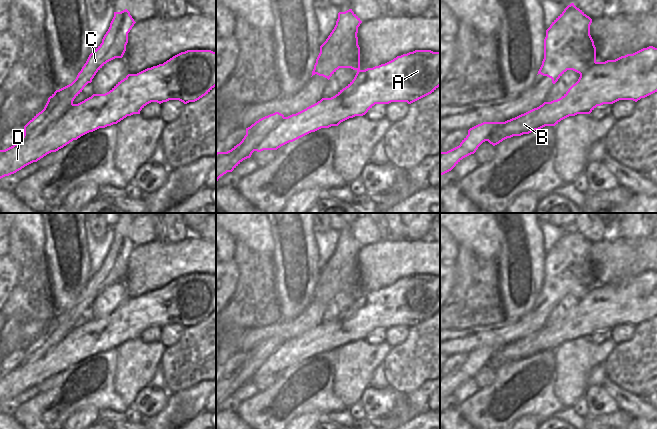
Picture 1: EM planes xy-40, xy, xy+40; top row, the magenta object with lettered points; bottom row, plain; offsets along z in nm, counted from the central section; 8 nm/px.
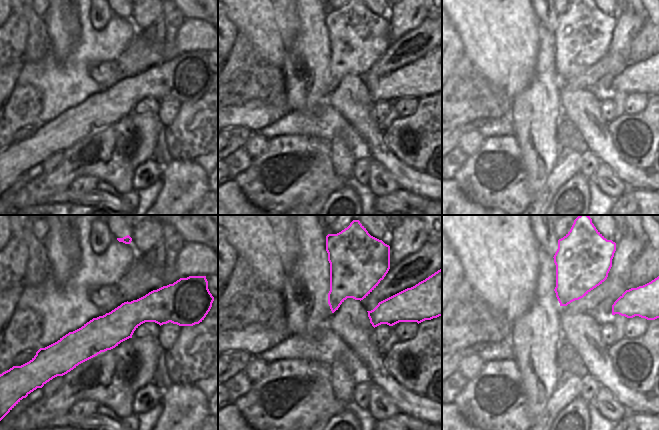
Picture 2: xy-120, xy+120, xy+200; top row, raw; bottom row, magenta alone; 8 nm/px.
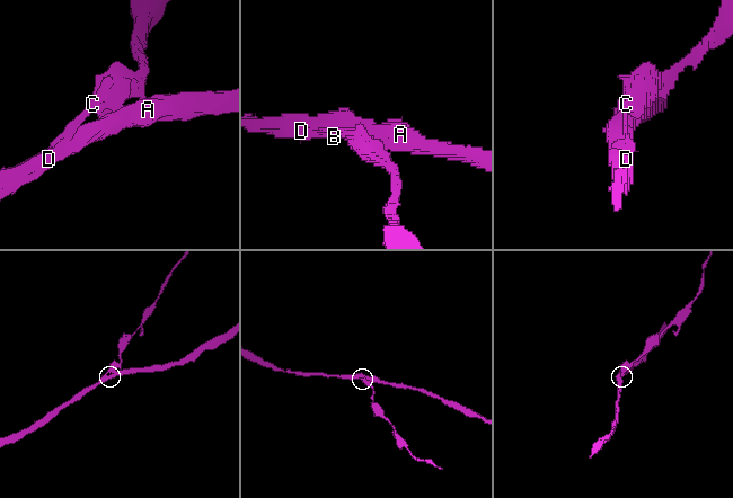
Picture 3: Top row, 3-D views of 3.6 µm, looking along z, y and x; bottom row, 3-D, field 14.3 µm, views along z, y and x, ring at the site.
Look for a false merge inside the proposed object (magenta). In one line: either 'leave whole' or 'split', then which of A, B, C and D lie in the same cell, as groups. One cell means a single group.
split; A B D / C

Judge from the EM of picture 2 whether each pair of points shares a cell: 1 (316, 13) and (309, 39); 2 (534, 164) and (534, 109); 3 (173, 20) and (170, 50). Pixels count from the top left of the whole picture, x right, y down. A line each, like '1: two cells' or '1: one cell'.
1: one cell
2: one cell
3: one cell

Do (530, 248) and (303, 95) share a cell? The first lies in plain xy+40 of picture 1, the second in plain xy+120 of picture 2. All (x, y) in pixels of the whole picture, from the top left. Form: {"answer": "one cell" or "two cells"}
{"answer": "one cell"}

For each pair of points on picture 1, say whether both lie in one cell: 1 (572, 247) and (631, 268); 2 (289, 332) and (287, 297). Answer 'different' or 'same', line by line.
1: different
2: different

